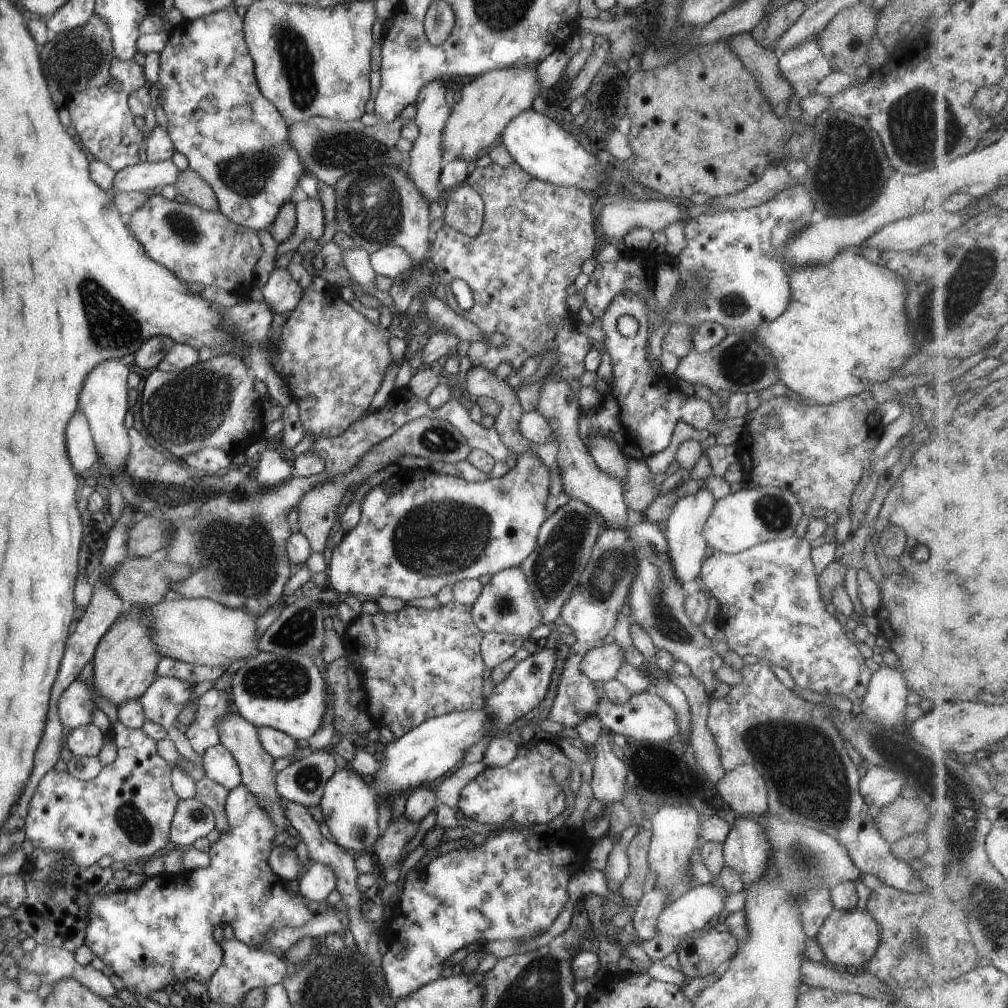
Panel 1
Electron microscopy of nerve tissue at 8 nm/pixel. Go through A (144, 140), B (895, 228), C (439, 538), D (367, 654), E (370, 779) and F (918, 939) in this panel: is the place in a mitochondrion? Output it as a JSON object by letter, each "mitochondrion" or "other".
{"A":"other","B":"other","C":"mitochondrion","D":"other","E":"other","F":"mitochondrion"}

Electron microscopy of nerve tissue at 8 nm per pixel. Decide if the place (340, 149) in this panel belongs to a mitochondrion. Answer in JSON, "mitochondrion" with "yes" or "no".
{"mitochondrion":"yes"}

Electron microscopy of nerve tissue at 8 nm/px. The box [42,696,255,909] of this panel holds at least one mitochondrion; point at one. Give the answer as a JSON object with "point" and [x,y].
{"point":[135,825]}

